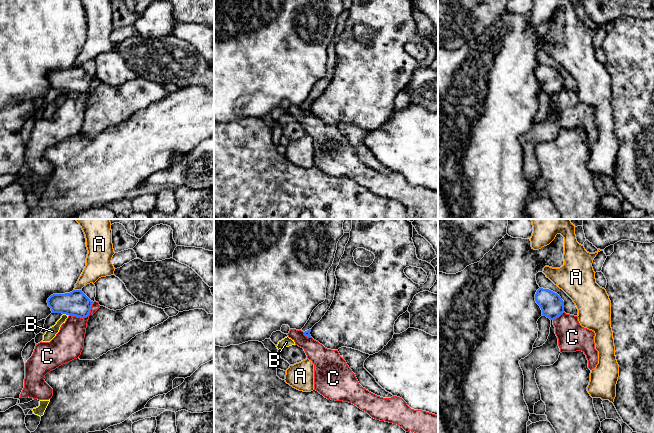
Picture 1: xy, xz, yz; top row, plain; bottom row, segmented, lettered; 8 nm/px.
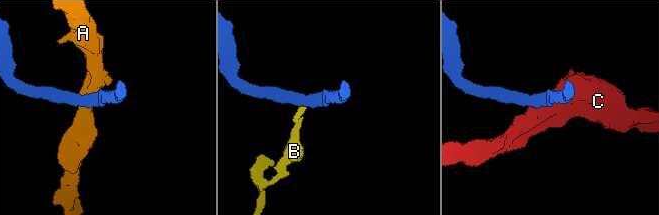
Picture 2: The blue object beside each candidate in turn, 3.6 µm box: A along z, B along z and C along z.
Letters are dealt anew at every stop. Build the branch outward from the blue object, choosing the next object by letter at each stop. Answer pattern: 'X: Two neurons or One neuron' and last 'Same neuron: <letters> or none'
A: Two neurons
B: Two neurons
C: Two neurons
Same neuron: none

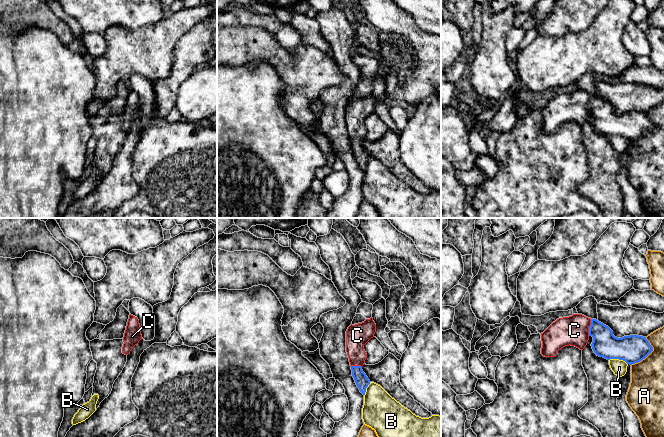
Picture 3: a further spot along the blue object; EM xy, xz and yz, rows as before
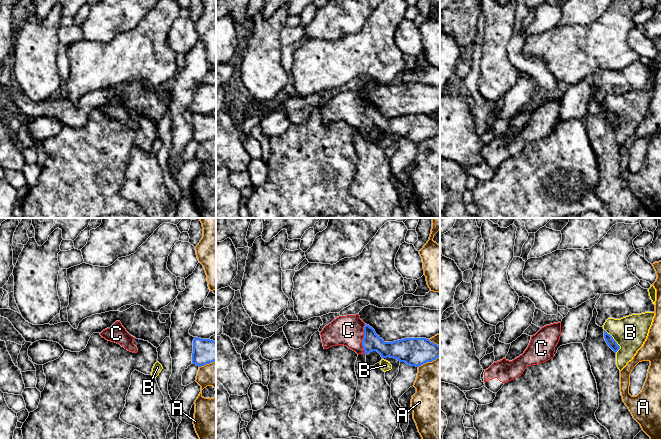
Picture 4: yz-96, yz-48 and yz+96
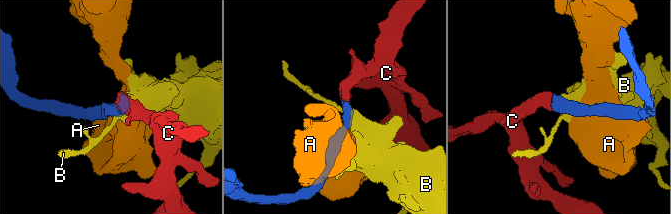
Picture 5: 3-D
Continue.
A: Two neurons
B: Two neurons
C: One neuron
Same neuron: C

